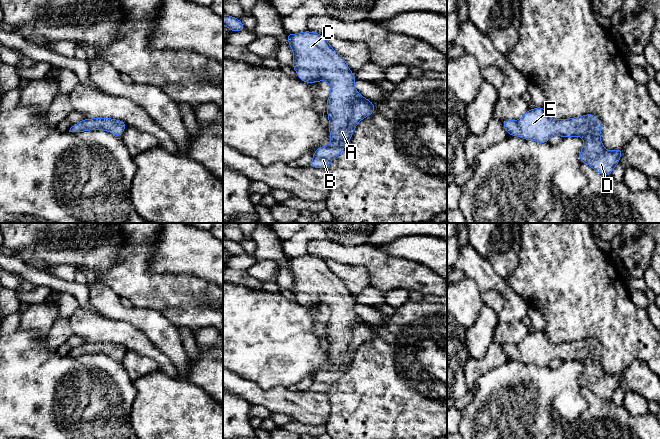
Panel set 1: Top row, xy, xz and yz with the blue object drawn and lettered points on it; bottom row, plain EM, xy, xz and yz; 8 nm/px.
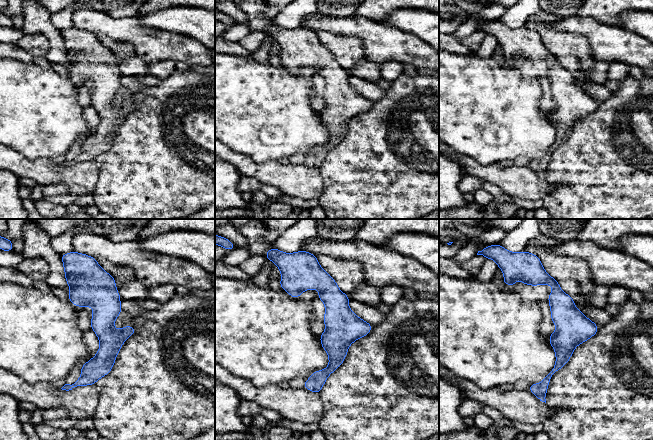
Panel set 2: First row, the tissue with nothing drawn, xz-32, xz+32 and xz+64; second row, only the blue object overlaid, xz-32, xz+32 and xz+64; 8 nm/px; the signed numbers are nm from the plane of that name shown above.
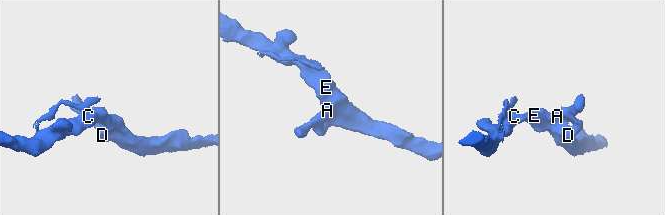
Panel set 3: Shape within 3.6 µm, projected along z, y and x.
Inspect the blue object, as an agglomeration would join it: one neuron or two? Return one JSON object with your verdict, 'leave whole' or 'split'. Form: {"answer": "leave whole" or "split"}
{"answer": "leave whole"}

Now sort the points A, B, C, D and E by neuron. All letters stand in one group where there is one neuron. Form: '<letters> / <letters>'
A B C D E

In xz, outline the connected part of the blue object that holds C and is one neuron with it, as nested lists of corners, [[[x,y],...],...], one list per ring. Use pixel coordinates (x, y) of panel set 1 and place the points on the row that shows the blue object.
[[[305,31],[297,34],[287,33],[287,40],[293,50],[294,63],[292,68],[297,71],[297,77],[306,83],[318,83],[324,80],[330,84],[330,95],[327,99],[327,115],[331,143],[321,146],[314,152],[310,167],[327,168],[351,140],[356,125],[365,117],[373,114],[375,105],[364,98],[354,87],[356,81],[345,59],[328,43],[325,36],[315,32]]]

